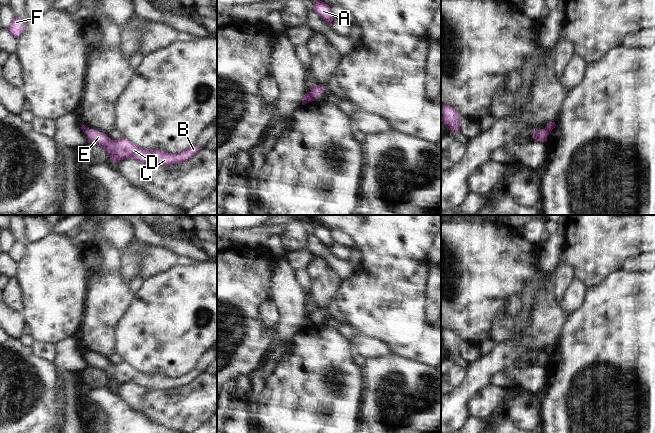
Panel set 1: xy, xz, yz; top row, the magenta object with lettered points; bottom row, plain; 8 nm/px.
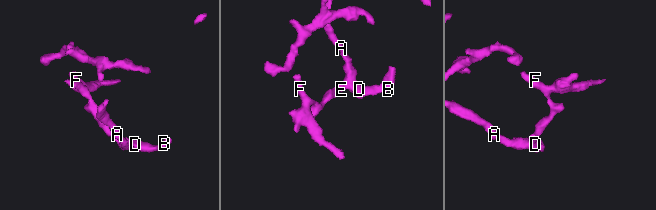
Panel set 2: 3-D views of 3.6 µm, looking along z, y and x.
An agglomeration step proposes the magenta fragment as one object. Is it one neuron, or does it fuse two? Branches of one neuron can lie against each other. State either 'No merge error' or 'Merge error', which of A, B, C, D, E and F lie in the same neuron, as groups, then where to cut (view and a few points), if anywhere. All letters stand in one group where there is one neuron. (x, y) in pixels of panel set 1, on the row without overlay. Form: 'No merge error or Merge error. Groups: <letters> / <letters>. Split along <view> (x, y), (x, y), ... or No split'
Merge error. Groups: A B C D E / F. Split along xz (311, 314), (316, 320)

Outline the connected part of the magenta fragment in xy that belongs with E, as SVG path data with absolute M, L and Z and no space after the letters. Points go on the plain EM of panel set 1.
M89 354L87 359L88 366L105 373L112 387L131 382L154 390L170 390L173 388L187 386L199 375L197 369L194 368L183 376L171 378L163 374L149 374L140 372L124 362L119 364L111 364L107 358L97 354Z

